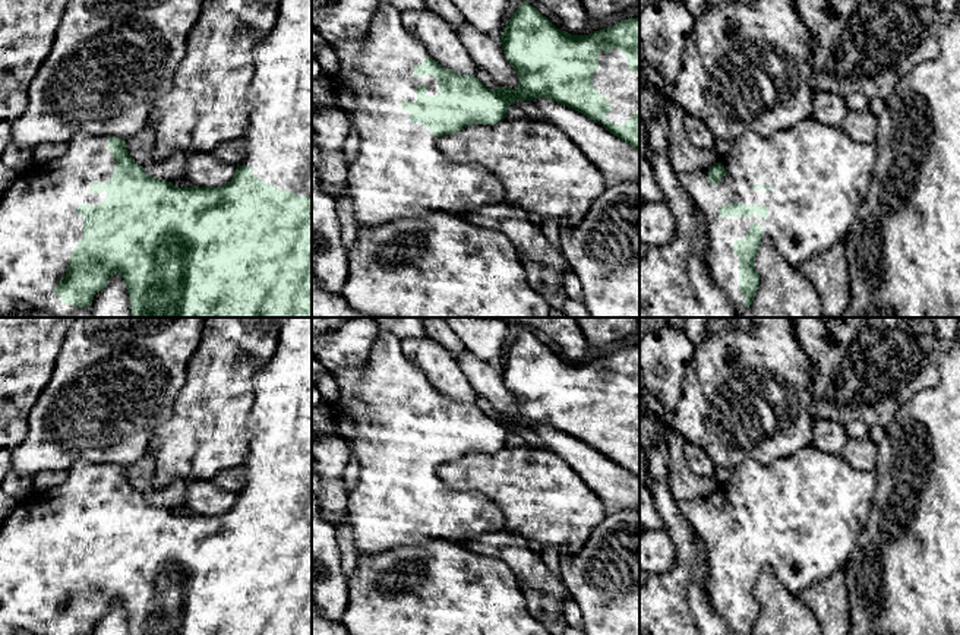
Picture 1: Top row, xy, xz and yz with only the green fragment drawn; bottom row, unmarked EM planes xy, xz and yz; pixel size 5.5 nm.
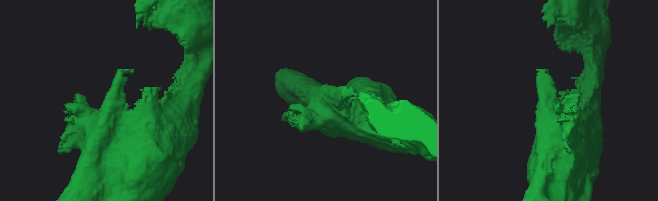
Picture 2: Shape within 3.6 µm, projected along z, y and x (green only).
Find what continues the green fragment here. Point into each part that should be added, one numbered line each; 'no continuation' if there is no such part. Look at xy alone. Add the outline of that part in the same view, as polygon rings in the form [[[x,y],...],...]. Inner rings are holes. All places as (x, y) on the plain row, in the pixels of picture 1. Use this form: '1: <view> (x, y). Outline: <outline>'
1: xy (40, 555). Outline: [[[83,459],[67,468],[63,484],[47,492],[34,492],[20,500],[9,516],[0,522],[0,635],[78,635],[64,632],[54,622],[66,604],[69,587],[82,566],[85,544],[76,540],[78,533],[100,533],[107,519],[94,522],[92,511],[107,511],[116,490],[107,476],[108,464]]]

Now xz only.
1: xz (398, 499). Outline: [[[379,332],[363,366],[342,367],[331,373],[338,385],[338,399],[325,408],[334,417],[338,436],[347,439],[351,456],[360,465],[359,480],[350,492],[347,505],[348,528],[359,555],[375,556],[395,547],[424,546],[438,538],[462,546],[468,538],[505,530],[505,516],[496,503],[476,490],[462,492],[449,487],[438,476],[438,464],[424,452],[411,451],[408,446],[411,440],[402,437],[402,429],[417,429],[414,418],[417,414],[426,413],[426,423],[435,424],[439,421],[439,411],[427,401],[414,404],[414,394],[423,392],[430,383],[424,373],[402,354],[400,338],[391,332]]]

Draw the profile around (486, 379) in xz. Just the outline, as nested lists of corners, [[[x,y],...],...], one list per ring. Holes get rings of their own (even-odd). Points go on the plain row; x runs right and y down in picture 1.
[[[470,351],[455,356],[460,369],[464,372],[473,389],[486,398],[493,410],[505,416],[517,416],[520,407],[505,386],[499,364],[484,363]]]

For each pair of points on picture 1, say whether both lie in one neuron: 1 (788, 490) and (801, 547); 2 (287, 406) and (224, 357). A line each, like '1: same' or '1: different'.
1: same
2: different

